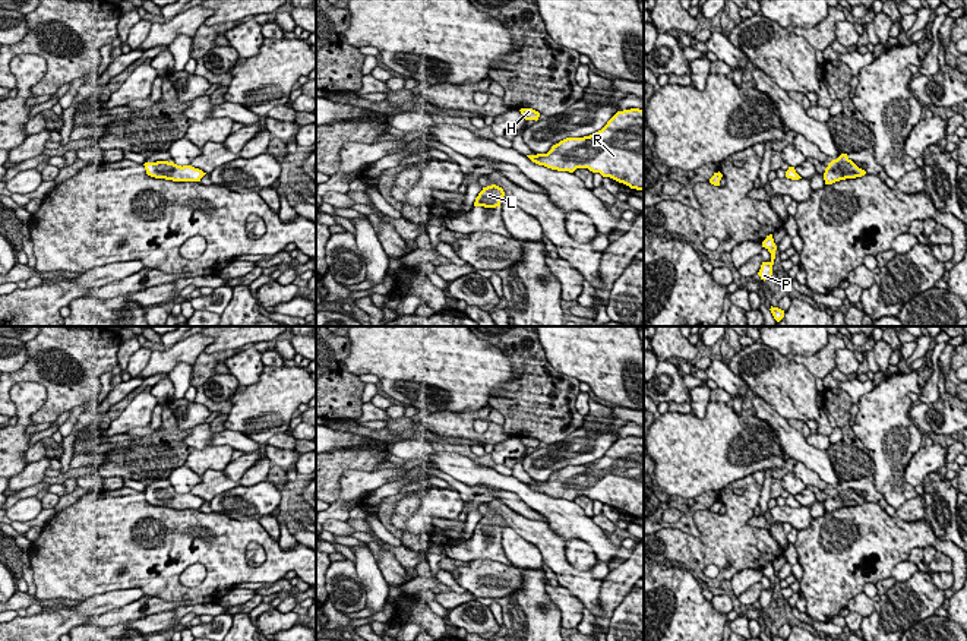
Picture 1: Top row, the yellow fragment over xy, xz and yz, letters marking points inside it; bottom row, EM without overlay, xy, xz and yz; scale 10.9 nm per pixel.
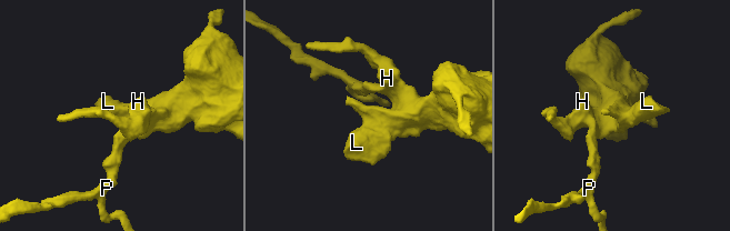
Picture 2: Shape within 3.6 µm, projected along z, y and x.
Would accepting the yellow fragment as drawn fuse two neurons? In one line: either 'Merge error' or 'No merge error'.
No merge error

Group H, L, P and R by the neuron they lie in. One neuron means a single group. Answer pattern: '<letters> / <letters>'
H L P R

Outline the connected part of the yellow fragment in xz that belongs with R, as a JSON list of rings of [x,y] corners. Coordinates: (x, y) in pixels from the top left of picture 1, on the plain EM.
[[[644,438],[617,439],[601,458],[566,465],[547,481],[527,484],[557,499],[588,496],[644,520]]]

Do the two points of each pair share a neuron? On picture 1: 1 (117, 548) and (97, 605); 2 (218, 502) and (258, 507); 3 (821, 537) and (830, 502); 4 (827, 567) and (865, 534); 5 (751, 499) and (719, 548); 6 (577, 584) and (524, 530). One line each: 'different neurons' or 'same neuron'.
1: different neurons
2: same neuron
3: different neurons
4: same neuron
5: same neuron
6: same neuron

